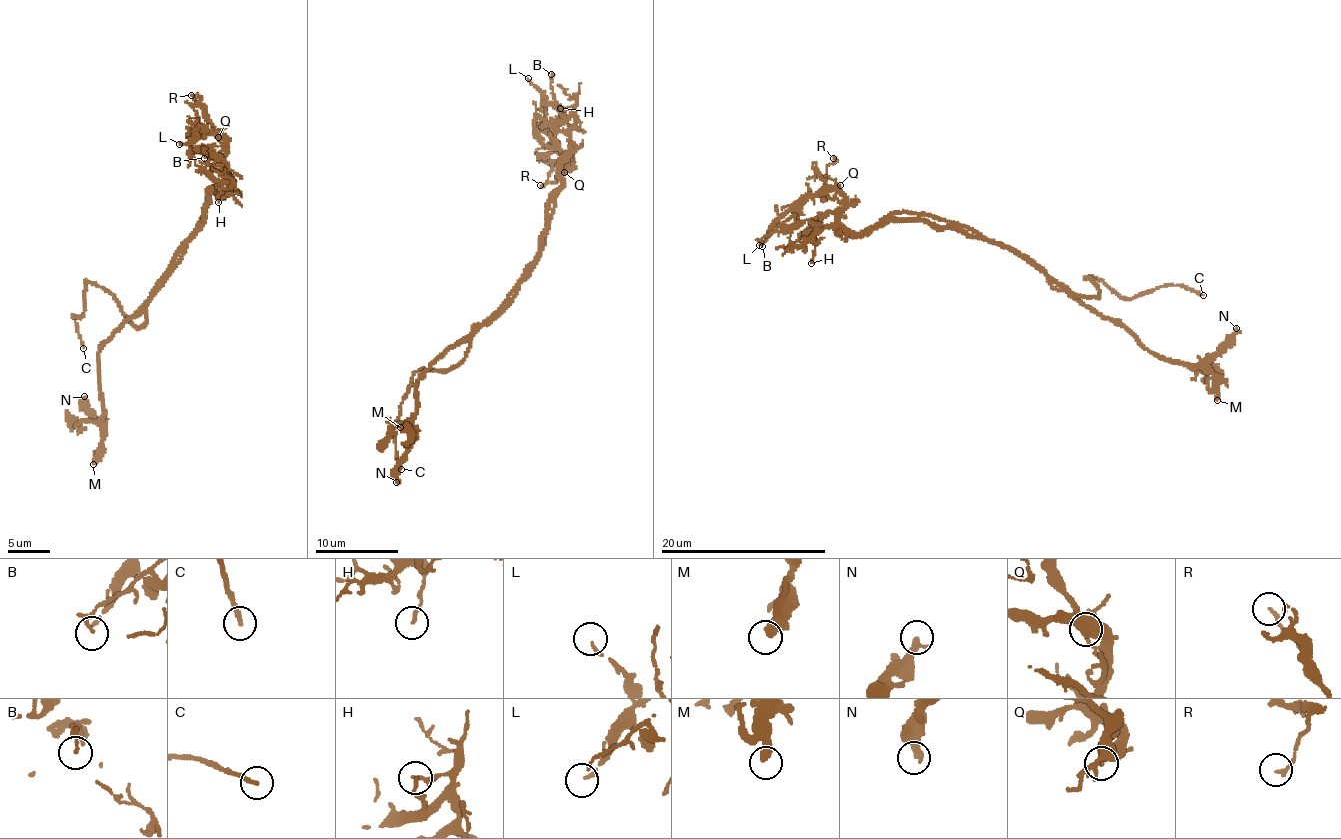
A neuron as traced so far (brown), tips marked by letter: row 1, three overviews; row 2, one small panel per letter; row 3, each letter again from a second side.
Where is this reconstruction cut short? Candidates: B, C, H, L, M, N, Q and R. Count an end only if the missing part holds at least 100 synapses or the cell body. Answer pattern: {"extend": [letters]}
{"extend": ["C"]}

